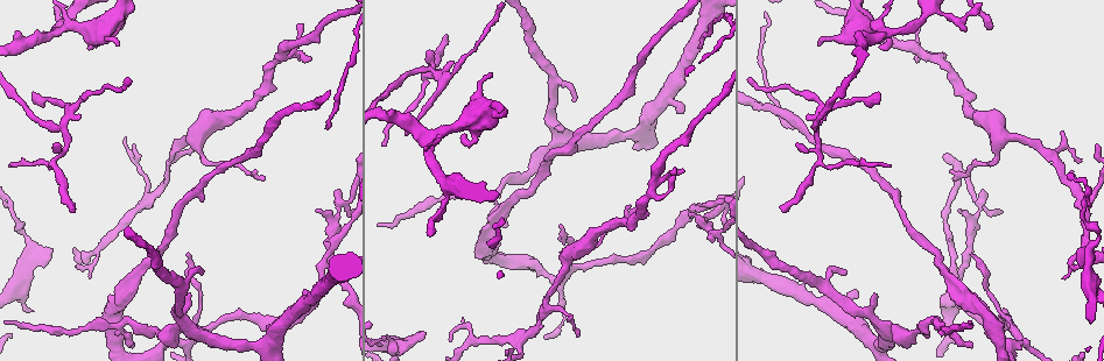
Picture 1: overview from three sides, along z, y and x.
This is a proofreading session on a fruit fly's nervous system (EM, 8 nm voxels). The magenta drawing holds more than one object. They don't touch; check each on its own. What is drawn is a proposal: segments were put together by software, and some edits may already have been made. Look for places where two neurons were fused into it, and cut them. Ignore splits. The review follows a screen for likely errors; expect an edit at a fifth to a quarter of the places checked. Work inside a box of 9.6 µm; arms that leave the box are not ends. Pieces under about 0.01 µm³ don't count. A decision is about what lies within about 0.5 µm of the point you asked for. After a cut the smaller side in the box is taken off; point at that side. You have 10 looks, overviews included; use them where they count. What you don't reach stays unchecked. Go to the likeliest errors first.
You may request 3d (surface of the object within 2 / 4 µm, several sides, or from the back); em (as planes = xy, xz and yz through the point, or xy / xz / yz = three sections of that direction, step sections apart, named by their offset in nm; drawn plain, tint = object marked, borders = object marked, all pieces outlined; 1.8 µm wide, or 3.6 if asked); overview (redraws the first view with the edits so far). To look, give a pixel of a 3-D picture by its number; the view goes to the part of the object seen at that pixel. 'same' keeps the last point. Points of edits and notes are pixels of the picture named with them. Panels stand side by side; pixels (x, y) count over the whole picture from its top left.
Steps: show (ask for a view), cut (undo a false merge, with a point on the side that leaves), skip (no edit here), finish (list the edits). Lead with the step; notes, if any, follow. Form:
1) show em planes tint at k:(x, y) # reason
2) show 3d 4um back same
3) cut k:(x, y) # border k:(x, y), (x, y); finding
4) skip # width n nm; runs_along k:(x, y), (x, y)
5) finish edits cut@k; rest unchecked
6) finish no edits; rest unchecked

show 3d 4um at 1:(657, 180) # branch point

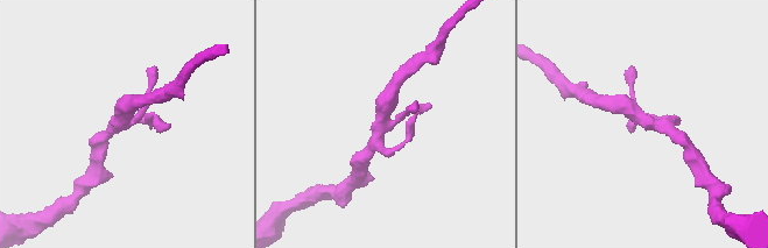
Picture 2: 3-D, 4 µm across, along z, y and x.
show em planes tint at 2:(645, 120)

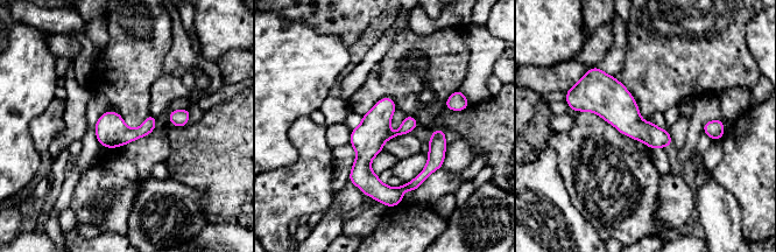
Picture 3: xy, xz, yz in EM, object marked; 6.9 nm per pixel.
skip # runs_along 3:(387, 99), (365, 153), (379, 197); all the same neuron

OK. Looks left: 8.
show 3d 2um at 1:(715, 235) # sharp bend

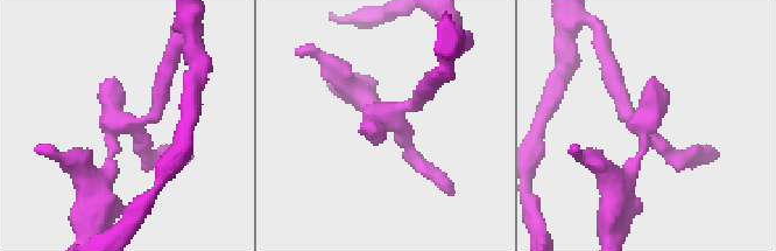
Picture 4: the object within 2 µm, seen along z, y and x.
show em planes tint at 4:(378, 121) # need the tissue

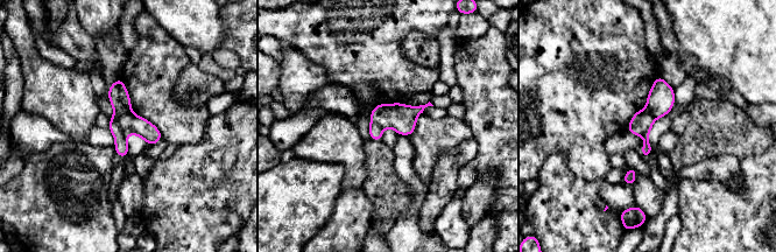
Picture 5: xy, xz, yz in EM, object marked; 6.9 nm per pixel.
cut 5:(129, 123) # border 5:(131, 111), (118, 118), (125, 134); two neurons meet here

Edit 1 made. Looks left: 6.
show overview

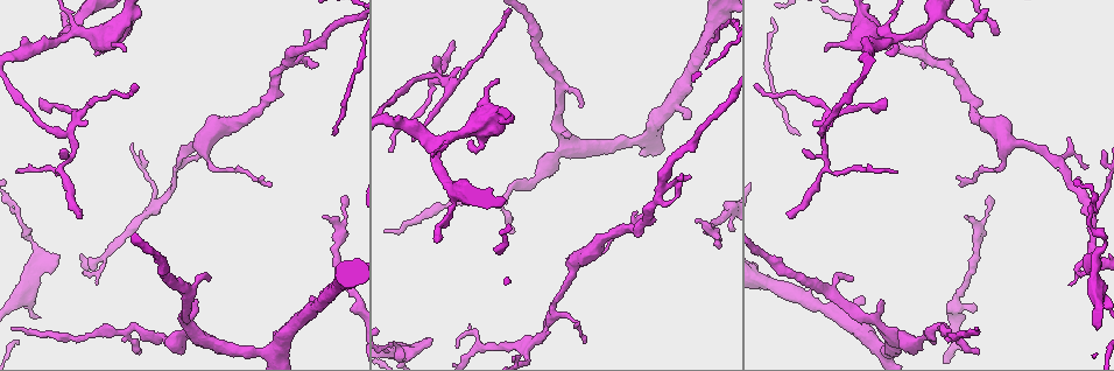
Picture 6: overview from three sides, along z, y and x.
show em planes borders at 6:(1056, 162) # arms part here

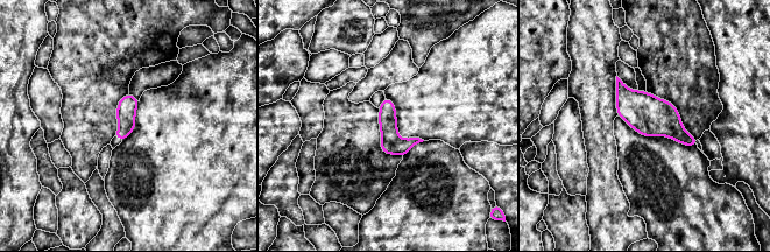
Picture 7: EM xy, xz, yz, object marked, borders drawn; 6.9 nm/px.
skip # runs_along 7:(386, 100), (389, 137), (403, 152); all the same neuron

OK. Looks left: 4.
show em yz step 4 tint at 6:(822, 133) # looks like a crossing

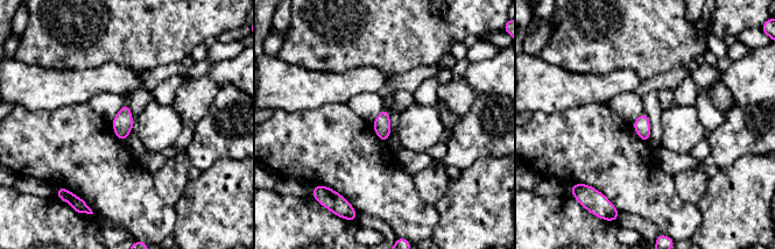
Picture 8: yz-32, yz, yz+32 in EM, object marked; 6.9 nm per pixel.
skip # width 110 nm; all the same neuron

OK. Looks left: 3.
finish edits cut@5; rest unchecked

